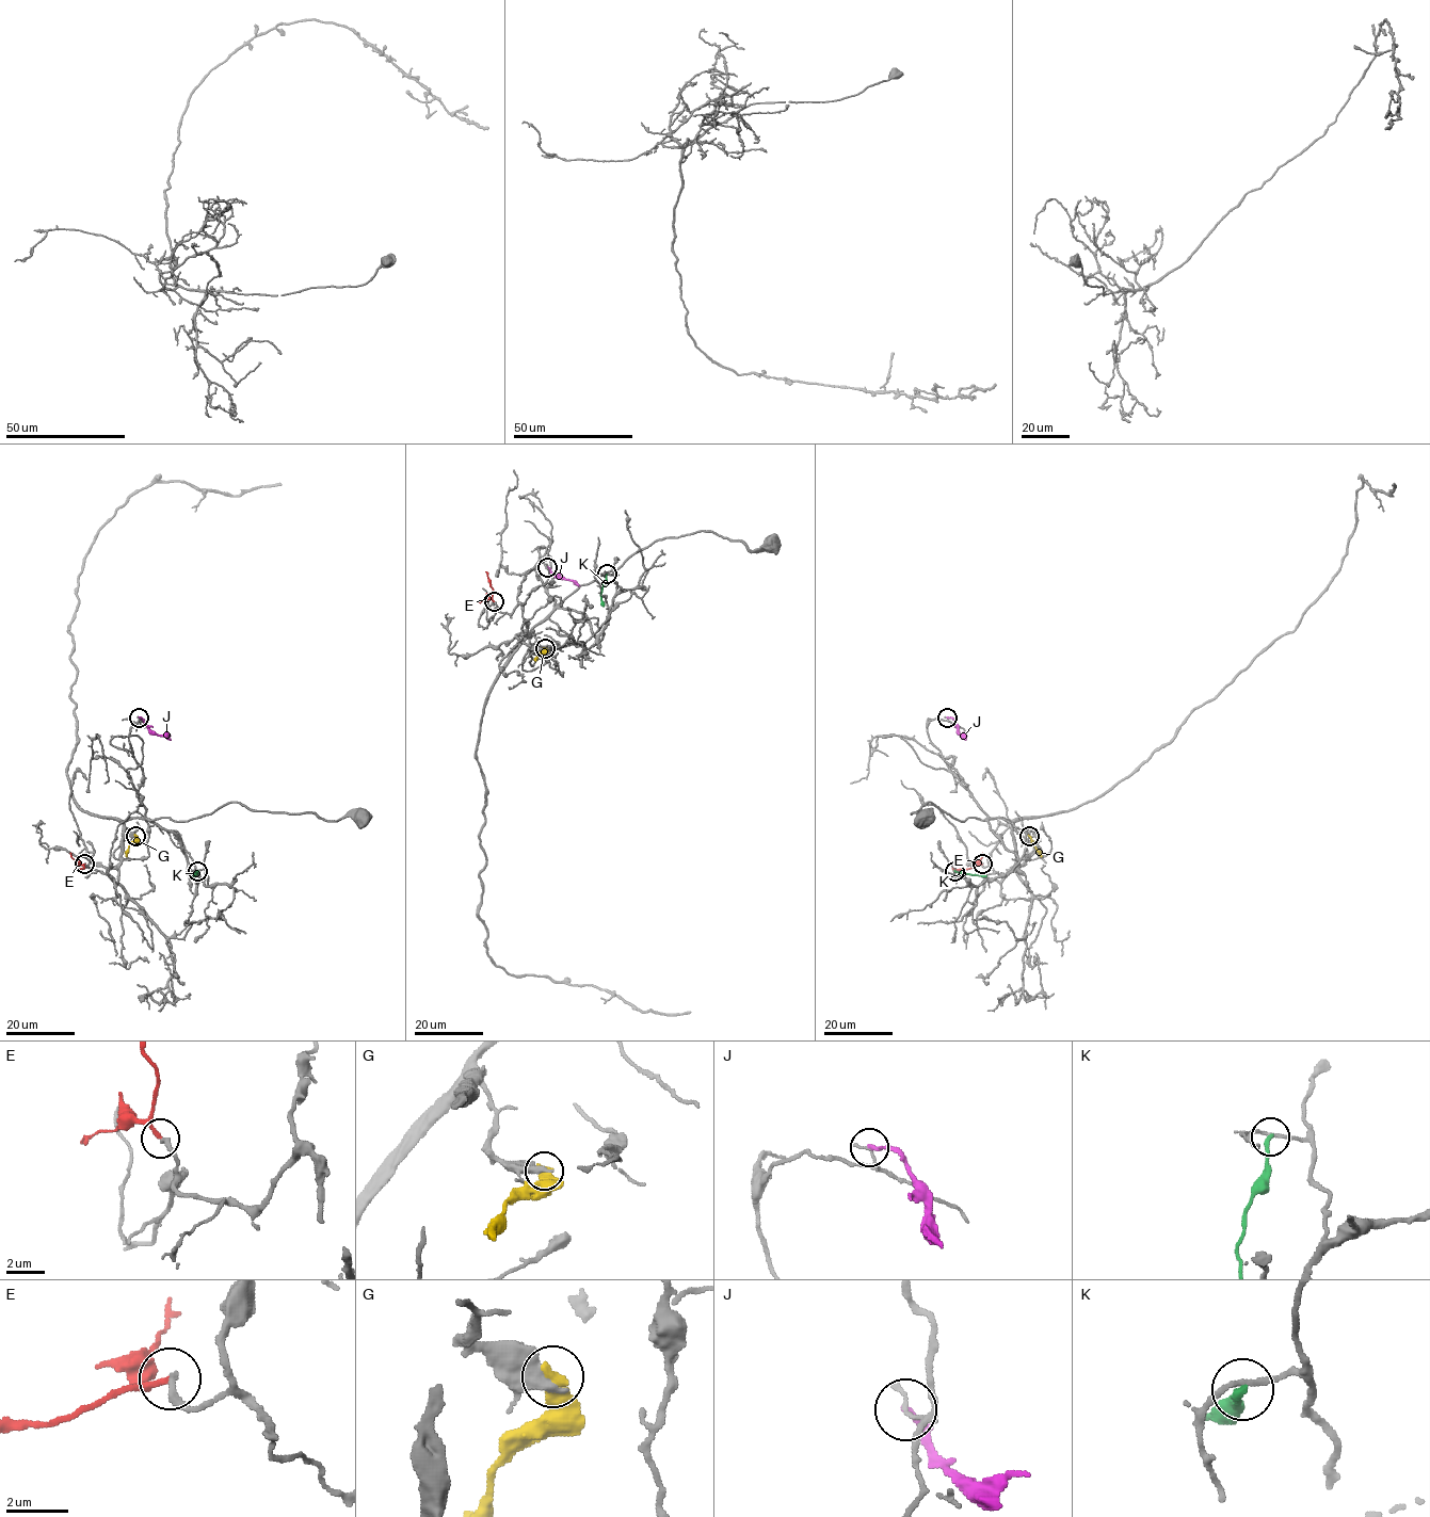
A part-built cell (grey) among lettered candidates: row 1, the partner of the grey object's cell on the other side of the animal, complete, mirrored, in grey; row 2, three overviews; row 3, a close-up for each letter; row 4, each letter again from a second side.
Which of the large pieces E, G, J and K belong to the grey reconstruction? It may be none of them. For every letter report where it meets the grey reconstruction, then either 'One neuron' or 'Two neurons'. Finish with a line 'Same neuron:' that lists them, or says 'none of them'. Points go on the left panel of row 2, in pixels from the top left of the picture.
E: Touches grey at (84, 864). One neuron
G: Touches grey at (135, 836). Two neurons
J: Touches grey at (139, 717). Two neurons
K: Touches grey at (197, 871). Two neurons
Same neuron: E

